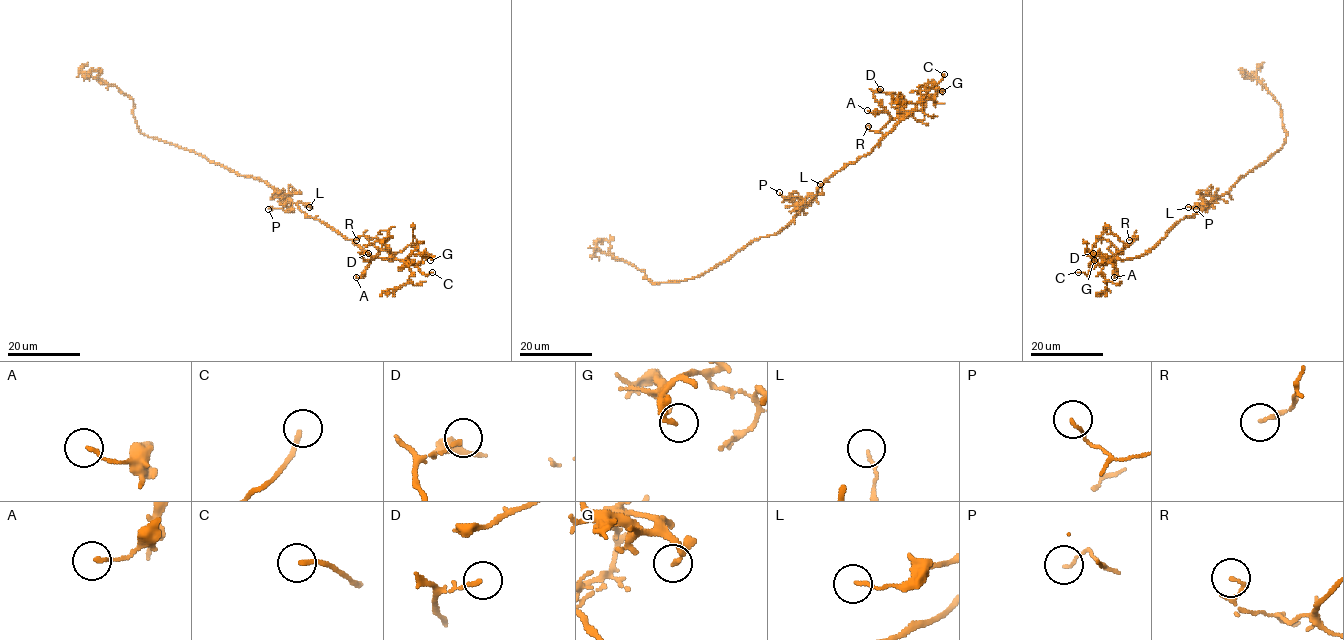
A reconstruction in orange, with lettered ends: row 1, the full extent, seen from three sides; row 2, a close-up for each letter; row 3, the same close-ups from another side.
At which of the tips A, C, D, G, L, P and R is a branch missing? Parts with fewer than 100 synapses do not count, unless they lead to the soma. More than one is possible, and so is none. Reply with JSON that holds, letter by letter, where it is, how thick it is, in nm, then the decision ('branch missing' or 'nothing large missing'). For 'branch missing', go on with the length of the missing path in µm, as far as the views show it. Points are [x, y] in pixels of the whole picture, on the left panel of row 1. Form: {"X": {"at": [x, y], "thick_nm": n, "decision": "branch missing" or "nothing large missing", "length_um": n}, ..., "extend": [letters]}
{"A": {"at": [356, 277], "thick_nm": 130, "decision": "nothing large missing"}, "C": {"at": [432, 272], "thick_nm": 170, "decision": "branch missing", "length_um": 10}, "D": {"at": [368, 253], "thick_nm": 130, "decision": "nothing large missing"}, "G": {"at": [430, 260], "thick_nm": 170, "decision": "nothing large missing"}, "L": {"at": [309, 207], "thick_nm": 120, "decision": "nothing large missing"}, "P": {"at": [268, 209], "thick_nm": 90, "decision": "nothing large missing"}, "R": {"at": [356, 240], "thick_nm": 130, "decision": "nothing large missing"}, "extend": ["C"]}

